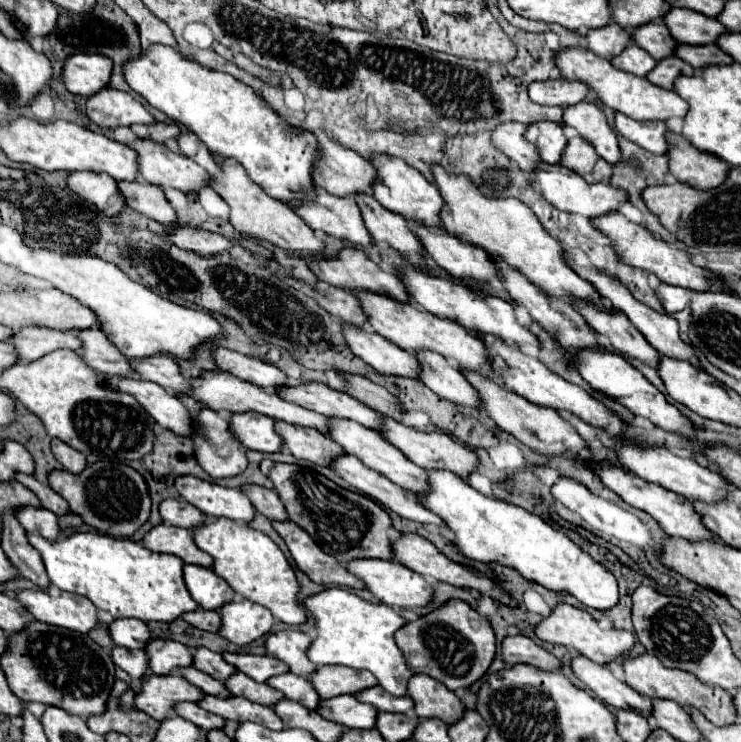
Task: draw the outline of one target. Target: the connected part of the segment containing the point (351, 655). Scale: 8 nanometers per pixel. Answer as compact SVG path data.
M328 588L314 596L308 596L304 600L304 608L310 616L314 616L318 632L318 636L306 650L310 662L314 662L316 666L342 664L350 668L370 670L386 692L394 696L406 694L406 684L412 672L406 668L404 656L394 642L394 632L404 626L406 620L398 614L396 608L366 602L346 588Z

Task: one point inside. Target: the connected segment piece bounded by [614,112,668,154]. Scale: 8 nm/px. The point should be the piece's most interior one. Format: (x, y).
(650, 135)

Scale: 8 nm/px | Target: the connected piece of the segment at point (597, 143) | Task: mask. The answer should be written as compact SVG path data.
M582 100L574 106L566 106L562 122L564 126L572 126L580 138L590 142L606 162L616 164L620 160L616 134L596 104Z

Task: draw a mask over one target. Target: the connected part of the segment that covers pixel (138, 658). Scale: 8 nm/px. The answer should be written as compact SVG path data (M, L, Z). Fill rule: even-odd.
M114 646L112 650L112 660L118 668L128 672L132 678L142 678L148 674L148 660L144 650L130 650L122 646Z

